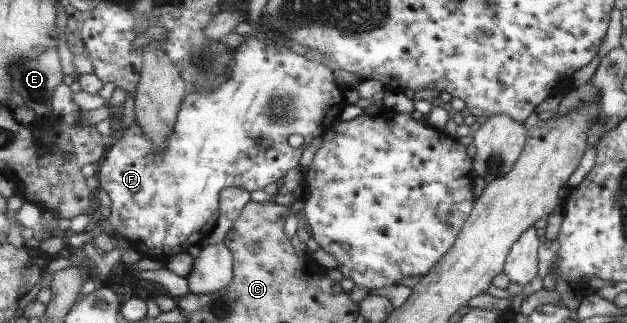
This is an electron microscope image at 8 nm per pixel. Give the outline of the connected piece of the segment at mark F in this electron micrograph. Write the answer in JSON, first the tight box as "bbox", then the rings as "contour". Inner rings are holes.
{"bbox":[96,35,342,261],"contour":[[[245,35],[247,40],[242,42],[240,46],[234,50],[233,53],[233,63],[229,67],[229,71],[225,73],[227,79],[222,83],[219,83],[216,87],[210,87],[203,89],[201,93],[189,92],[183,99],[181,103],[180,110],[177,114],[177,120],[173,126],[173,133],[170,134],[169,139],[167,139],[166,147],[161,153],[155,153],[151,143],[146,139],[143,134],[141,127],[138,127],[136,121],[133,121],[129,128],[122,131],[121,136],[106,150],[106,157],[101,160],[96,166],[96,175],[98,180],[98,189],[102,189],[106,195],[110,198],[111,206],[110,216],[108,216],[108,223],[112,227],[114,233],[120,233],[122,237],[127,242],[128,248],[132,249],[136,253],[139,253],[142,258],[166,261],[169,257],[173,255],[178,255],[179,253],[186,252],[186,249],[190,245],[201,245],[204,239],[210,235],[213,231],[213,227],[217,225],[217,219],[220,217],[219,204],[220,204],[220,193],[225,187],[237,187],[243,189],[244,191],[256,191],[270,185],[270,183],[276,183],[288,169],[294,169],[298,165],[298,157],[302,150],[308,145],[309,141],[313,137],[320,137],[324,133],[331,129],[330,125],[340,119],[338,113],[342,112],[342,93],[340,89],[336,87],[334,83],[334,77],[332,73],[318,61],[306,61],[304,57],[300,57],[298,53],[290,53],[286,49],[286,45],[279,44],[278,49],[276,46],[266,44],[266,42],[261,42],[254,38],[254,36]],[[292,133],[297,133],[302,135],[303,144],[299,147],[291,147],[286,138]]]}

